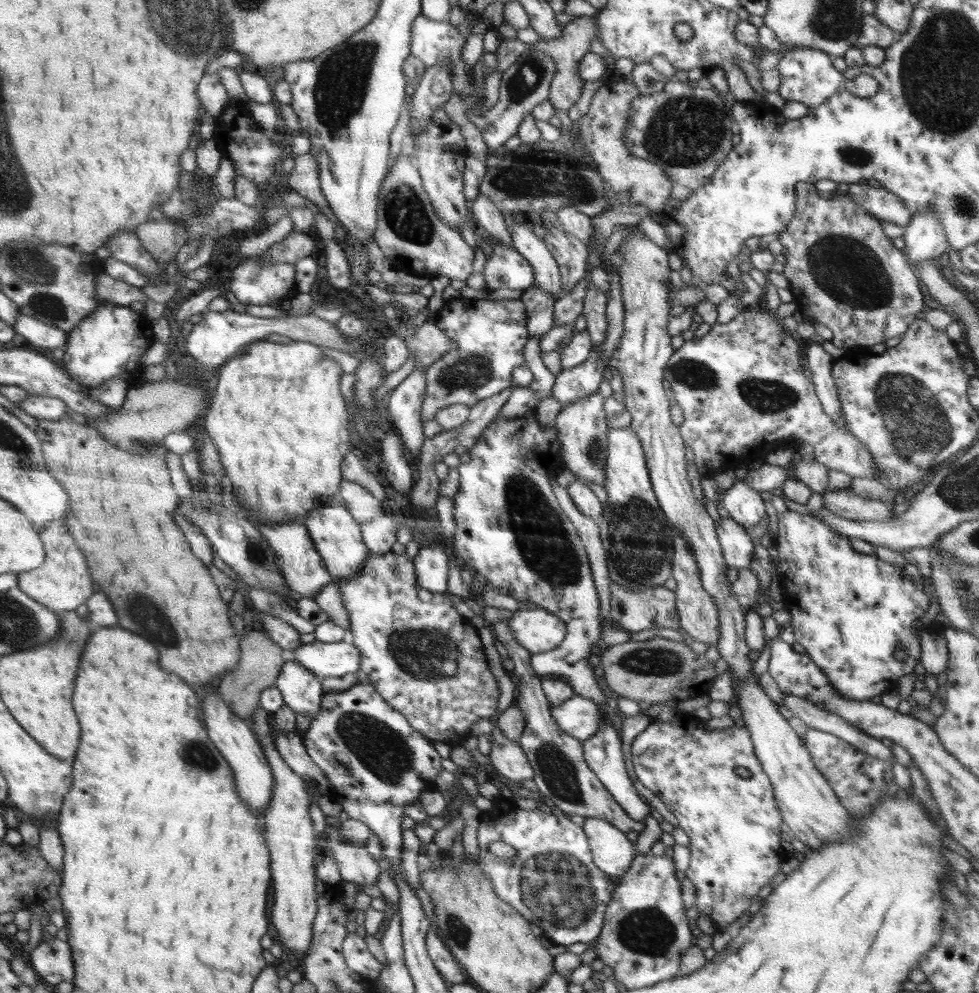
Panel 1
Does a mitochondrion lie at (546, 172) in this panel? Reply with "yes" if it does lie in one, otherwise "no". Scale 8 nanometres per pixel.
yes

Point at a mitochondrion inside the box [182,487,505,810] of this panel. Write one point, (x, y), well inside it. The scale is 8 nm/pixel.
(372, 742)

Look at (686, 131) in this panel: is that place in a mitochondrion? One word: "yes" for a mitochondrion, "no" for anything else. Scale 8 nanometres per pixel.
yes

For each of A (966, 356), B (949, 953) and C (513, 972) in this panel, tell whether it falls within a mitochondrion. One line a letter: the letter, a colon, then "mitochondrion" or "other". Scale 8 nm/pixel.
A: other
B: other
C: other

